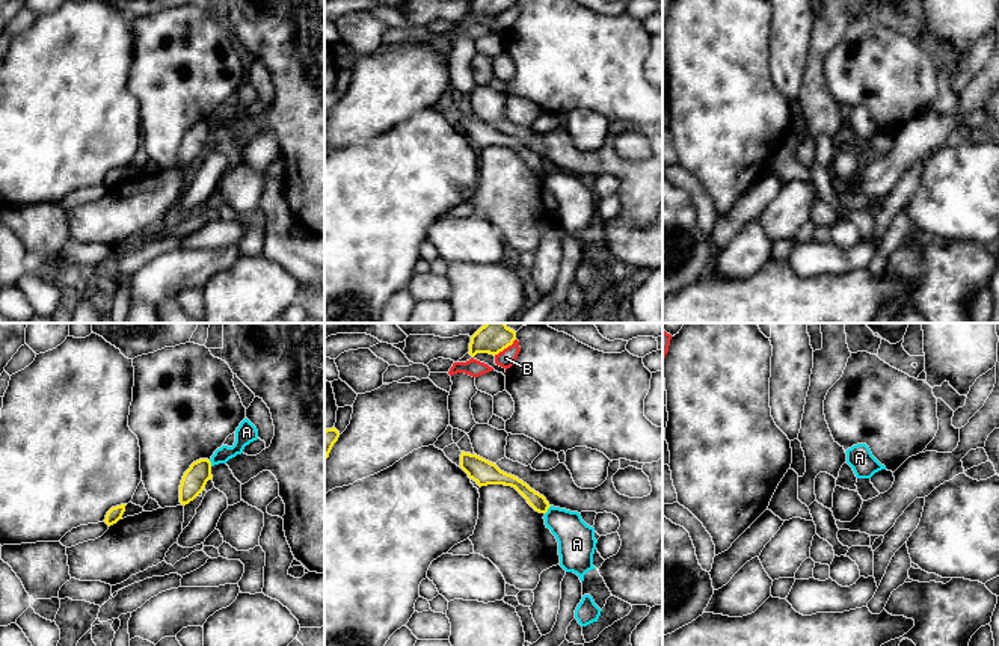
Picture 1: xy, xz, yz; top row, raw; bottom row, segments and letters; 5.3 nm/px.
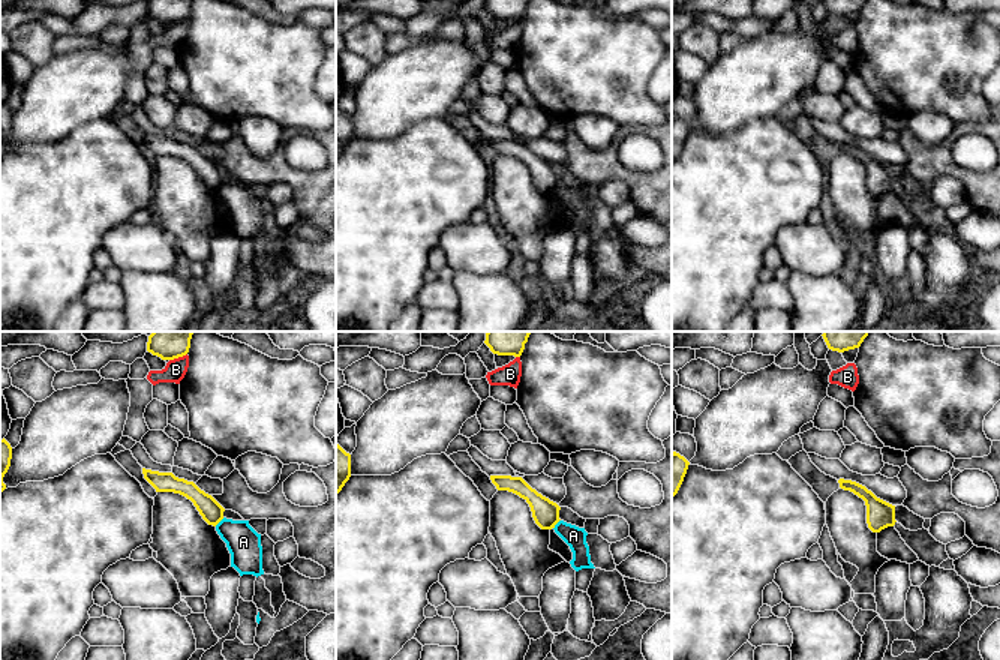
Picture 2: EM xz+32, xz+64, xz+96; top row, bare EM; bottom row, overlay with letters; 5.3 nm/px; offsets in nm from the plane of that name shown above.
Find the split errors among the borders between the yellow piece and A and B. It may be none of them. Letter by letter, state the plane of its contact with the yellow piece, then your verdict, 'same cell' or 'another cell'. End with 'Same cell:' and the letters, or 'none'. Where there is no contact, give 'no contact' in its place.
A: meets yellow in xz; another cell
B: meets yellow in xz; another cell
Same cell: none

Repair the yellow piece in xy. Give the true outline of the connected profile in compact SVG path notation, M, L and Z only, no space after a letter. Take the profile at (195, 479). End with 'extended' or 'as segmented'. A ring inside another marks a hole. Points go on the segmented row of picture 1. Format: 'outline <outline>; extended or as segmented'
outline M208 459L193 462L181 480L180 503L186 506L193 501L211 478L211 462Z; as segmented

